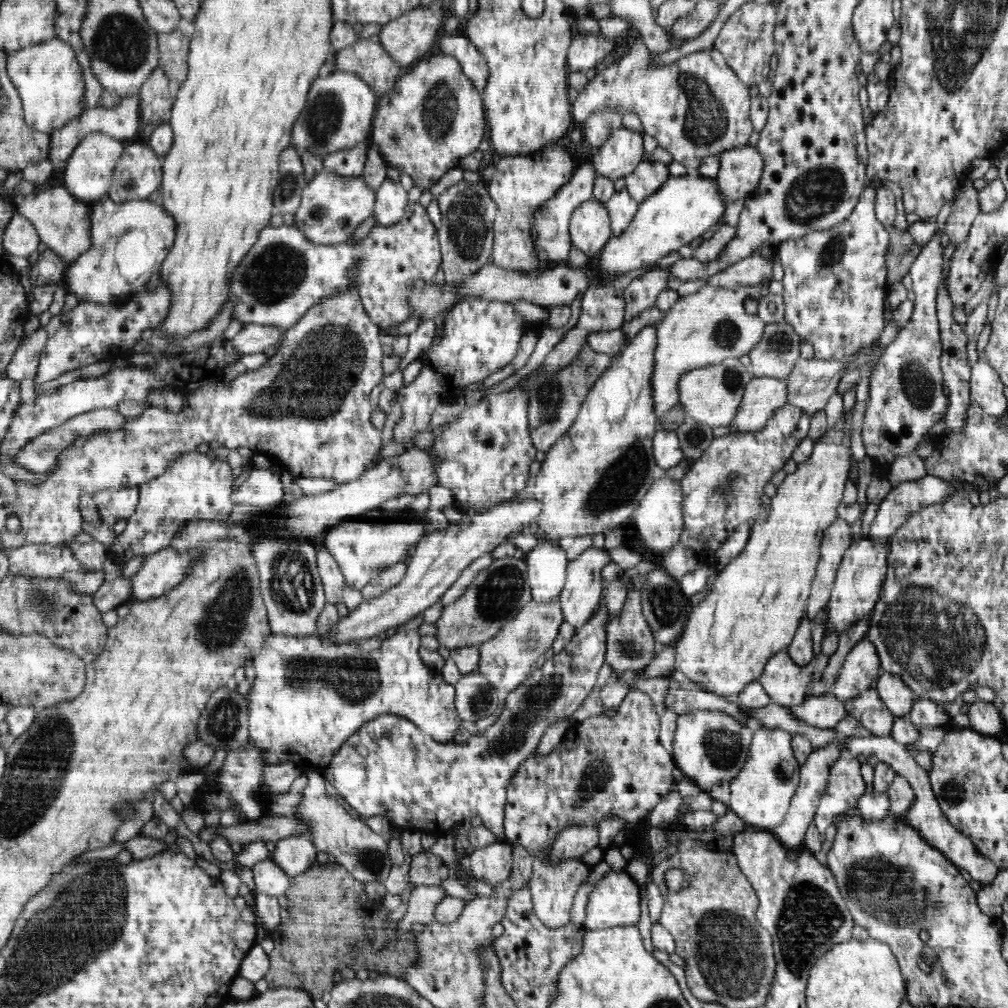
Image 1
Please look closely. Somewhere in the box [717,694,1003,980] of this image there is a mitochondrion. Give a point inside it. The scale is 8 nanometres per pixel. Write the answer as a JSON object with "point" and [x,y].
{"point":[884,893]}

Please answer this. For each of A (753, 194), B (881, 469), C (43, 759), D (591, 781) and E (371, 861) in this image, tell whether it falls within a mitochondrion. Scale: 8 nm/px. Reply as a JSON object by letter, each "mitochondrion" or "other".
{"A":"other","B":"other","C":"mitochondrion","D":"mitochondrion","E":"mitochondrion"}

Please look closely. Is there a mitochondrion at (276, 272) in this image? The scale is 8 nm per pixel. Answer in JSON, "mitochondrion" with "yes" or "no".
{"mitochondrion":"yes"}

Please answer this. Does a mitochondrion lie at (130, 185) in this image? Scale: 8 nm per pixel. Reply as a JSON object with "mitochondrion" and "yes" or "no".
{"mitochondrion":"yes"}

